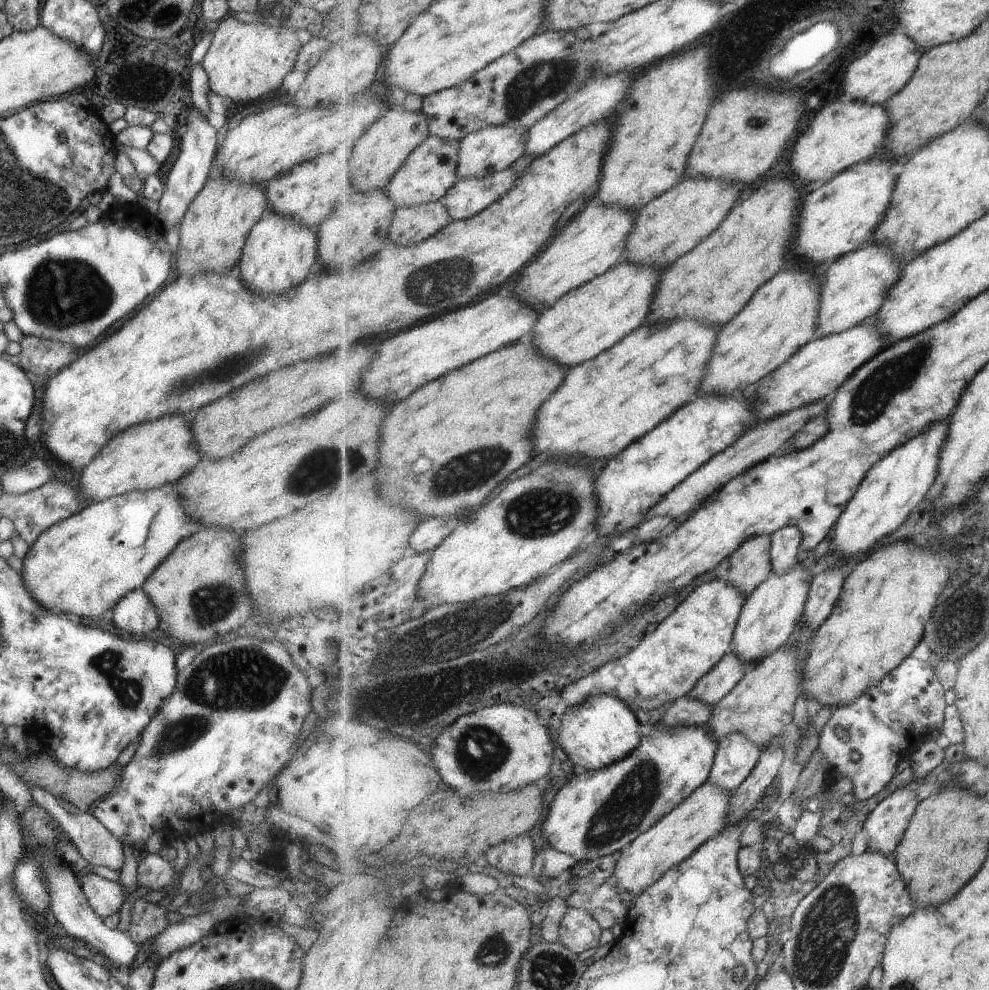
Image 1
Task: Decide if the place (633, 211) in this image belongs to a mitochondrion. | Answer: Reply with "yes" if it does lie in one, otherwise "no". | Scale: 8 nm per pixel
no

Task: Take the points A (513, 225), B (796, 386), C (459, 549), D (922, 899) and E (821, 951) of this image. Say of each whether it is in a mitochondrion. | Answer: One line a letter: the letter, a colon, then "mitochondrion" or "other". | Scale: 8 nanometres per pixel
A: other
B: other
C: other
D: other
E: mitochondrion

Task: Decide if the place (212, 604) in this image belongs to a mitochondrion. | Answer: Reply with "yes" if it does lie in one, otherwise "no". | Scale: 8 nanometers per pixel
yes

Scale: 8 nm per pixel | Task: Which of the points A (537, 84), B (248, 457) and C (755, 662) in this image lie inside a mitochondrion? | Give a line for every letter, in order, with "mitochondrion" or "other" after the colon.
A: mitochondrion
B: other
C: other

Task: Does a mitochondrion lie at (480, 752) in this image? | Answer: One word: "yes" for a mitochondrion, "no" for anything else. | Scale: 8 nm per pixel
yes

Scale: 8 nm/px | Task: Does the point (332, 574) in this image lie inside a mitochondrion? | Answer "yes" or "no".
no

